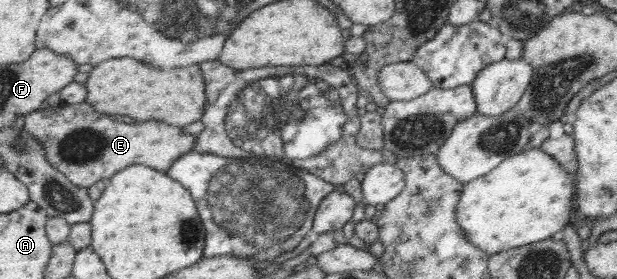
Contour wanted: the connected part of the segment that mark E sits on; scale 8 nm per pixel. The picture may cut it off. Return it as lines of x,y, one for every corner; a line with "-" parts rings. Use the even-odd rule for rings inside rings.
88,102
45,105
24,116
24,128
30,136
42,142
46,160
62,172
69,183
85,188
101,179
107,181
131,165
144,164
166,172
178,157
195,150
197,139
180,126
160,120
120,122
108,114
98,113

